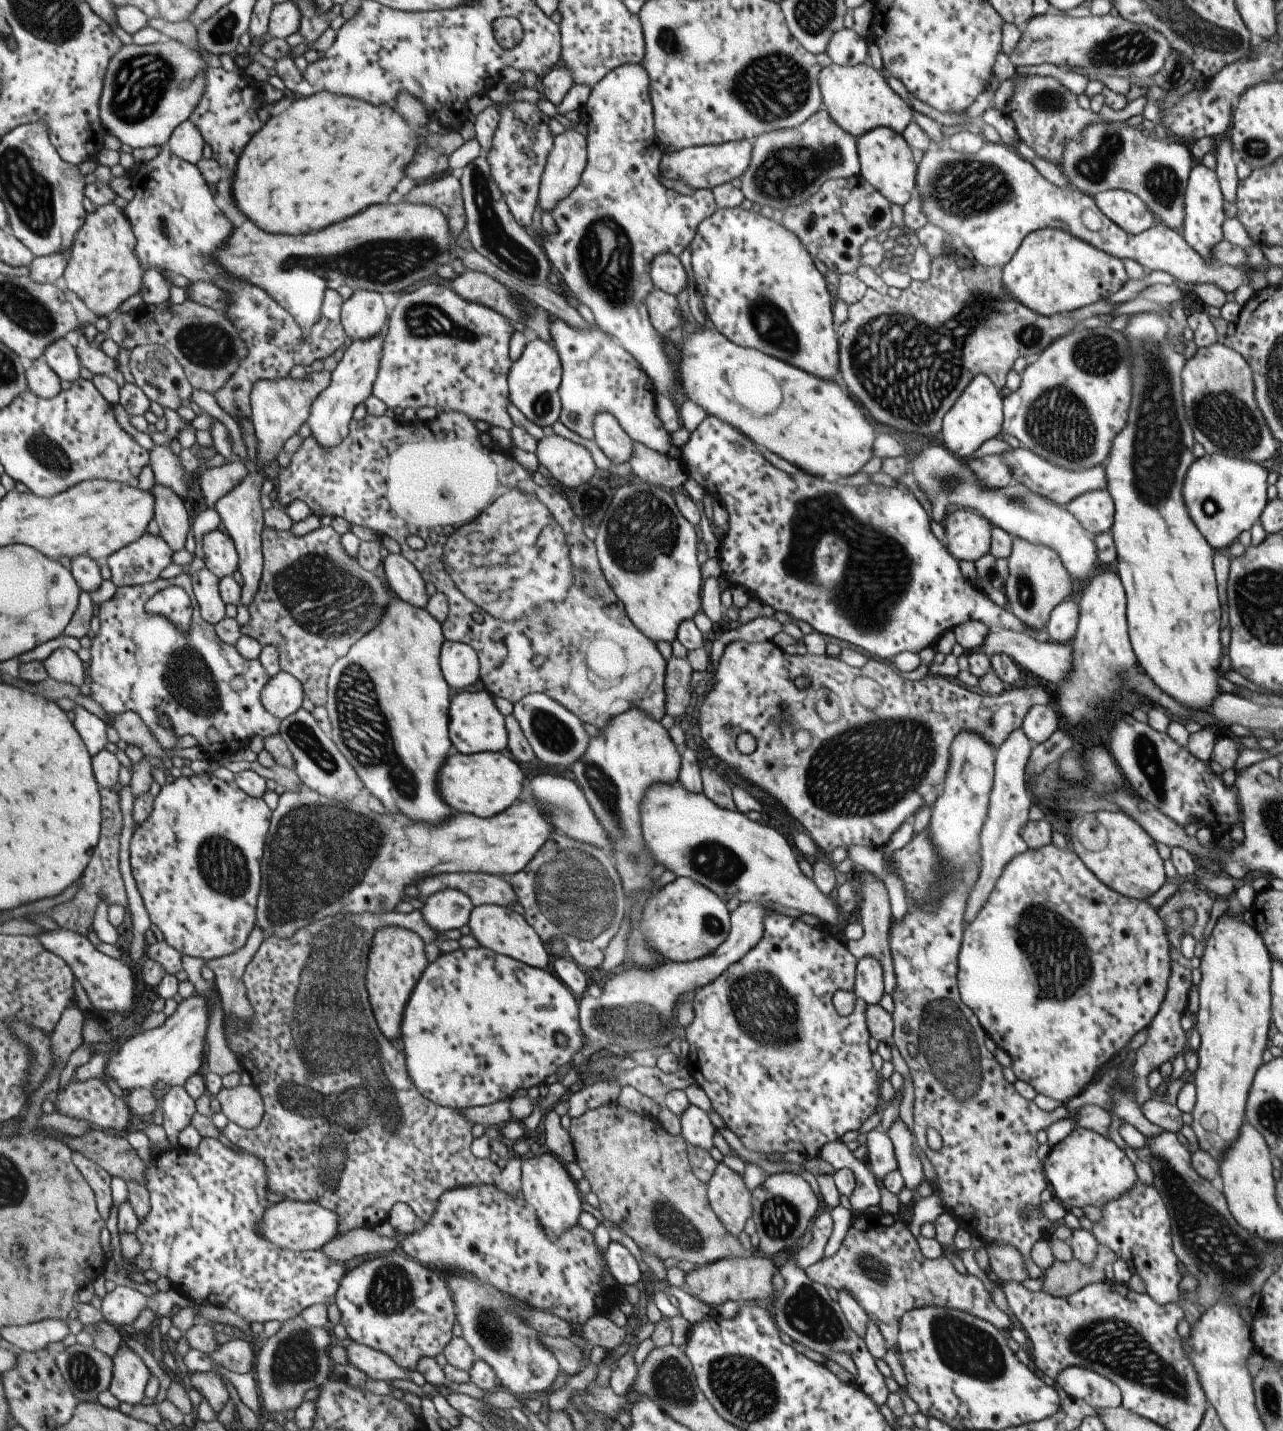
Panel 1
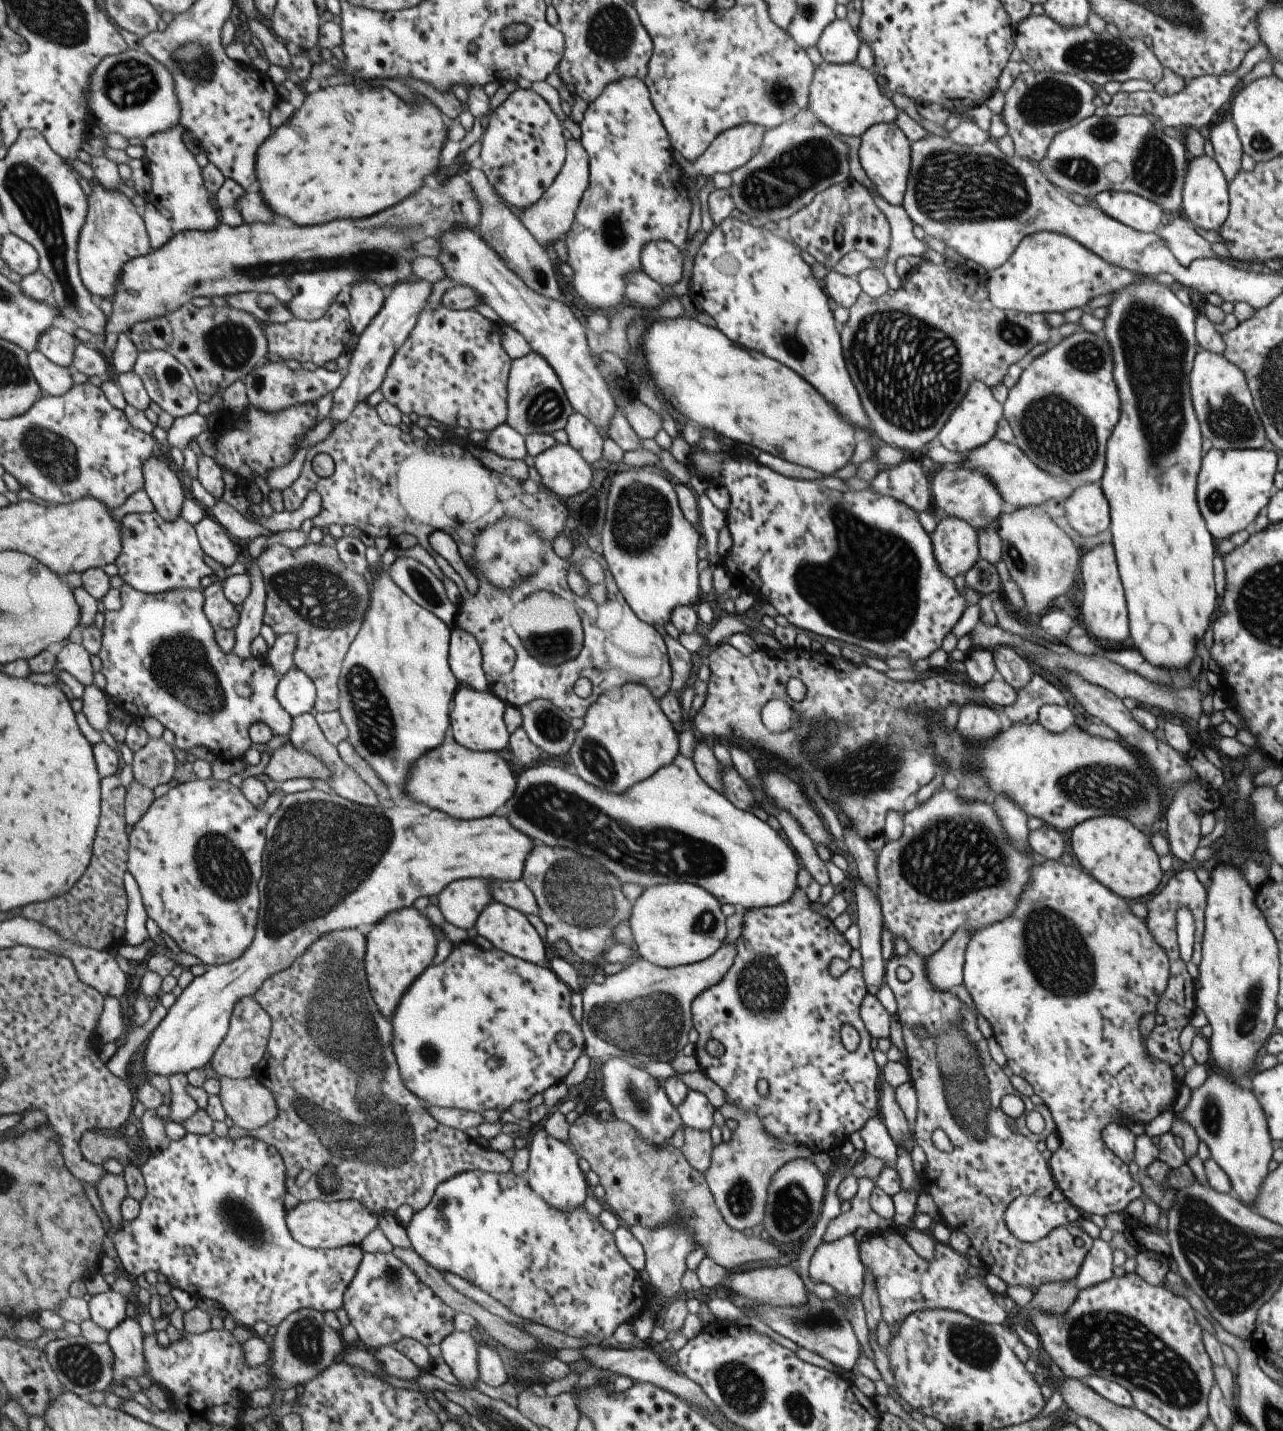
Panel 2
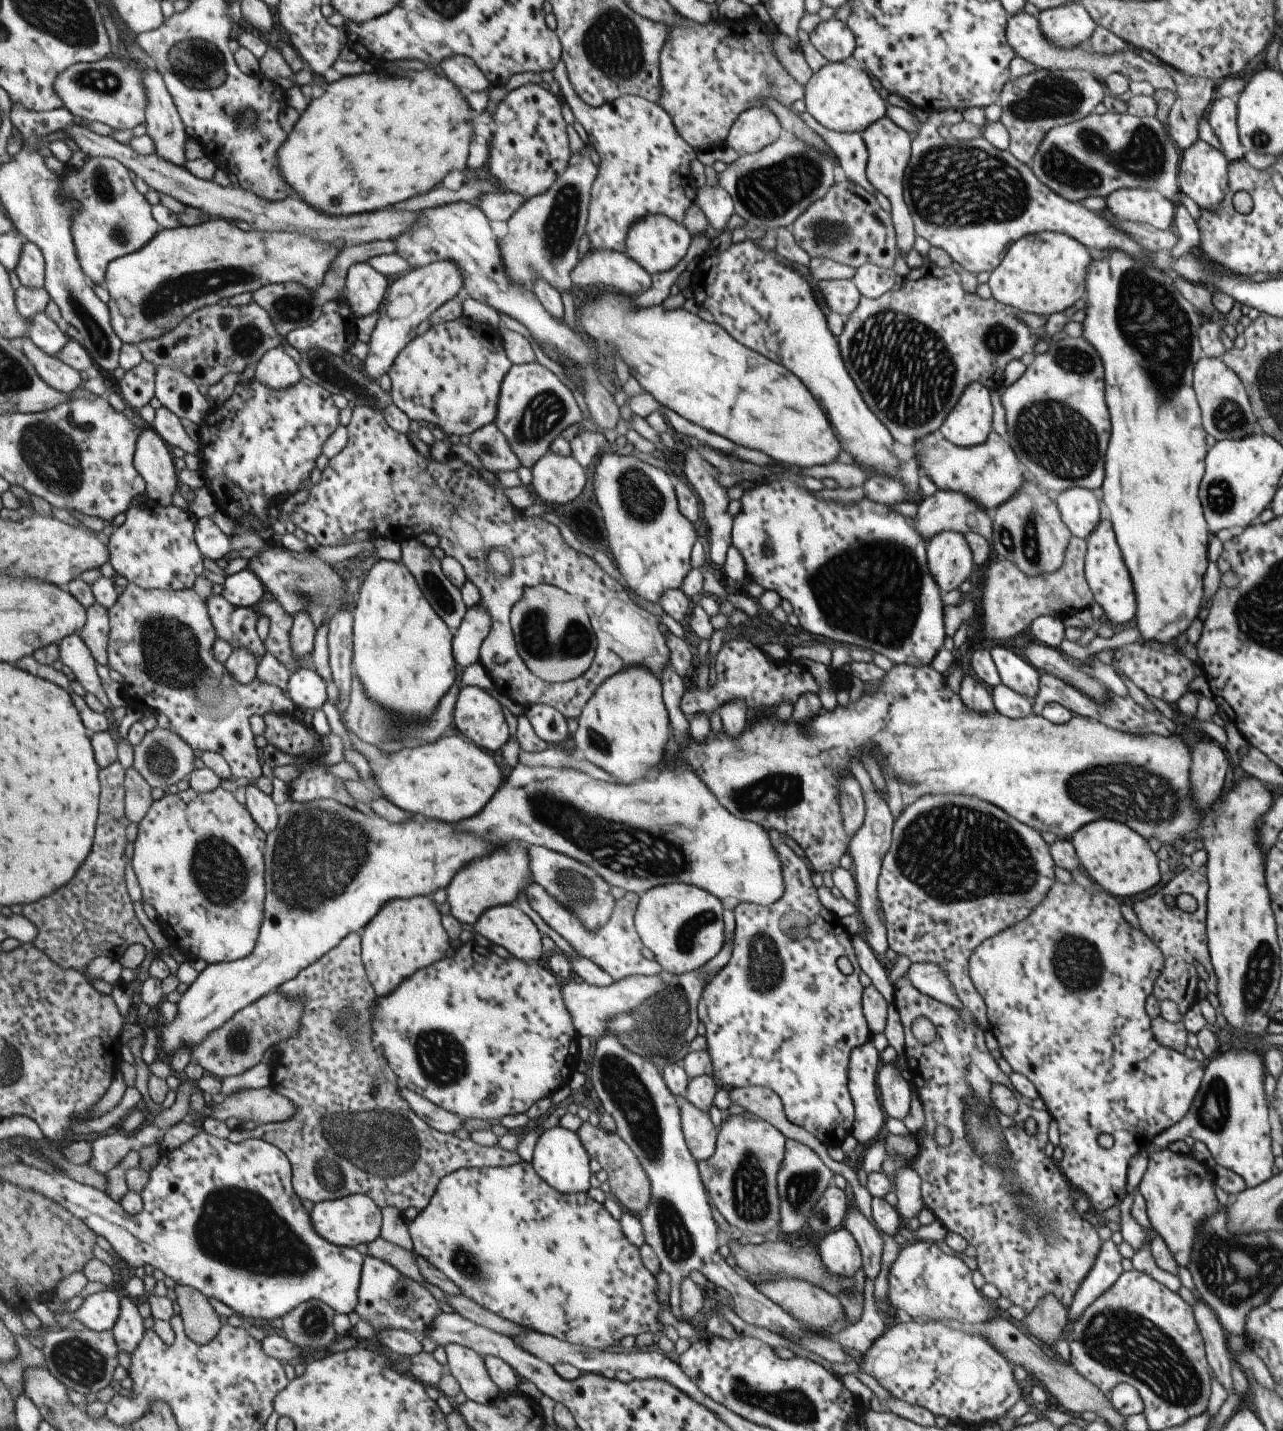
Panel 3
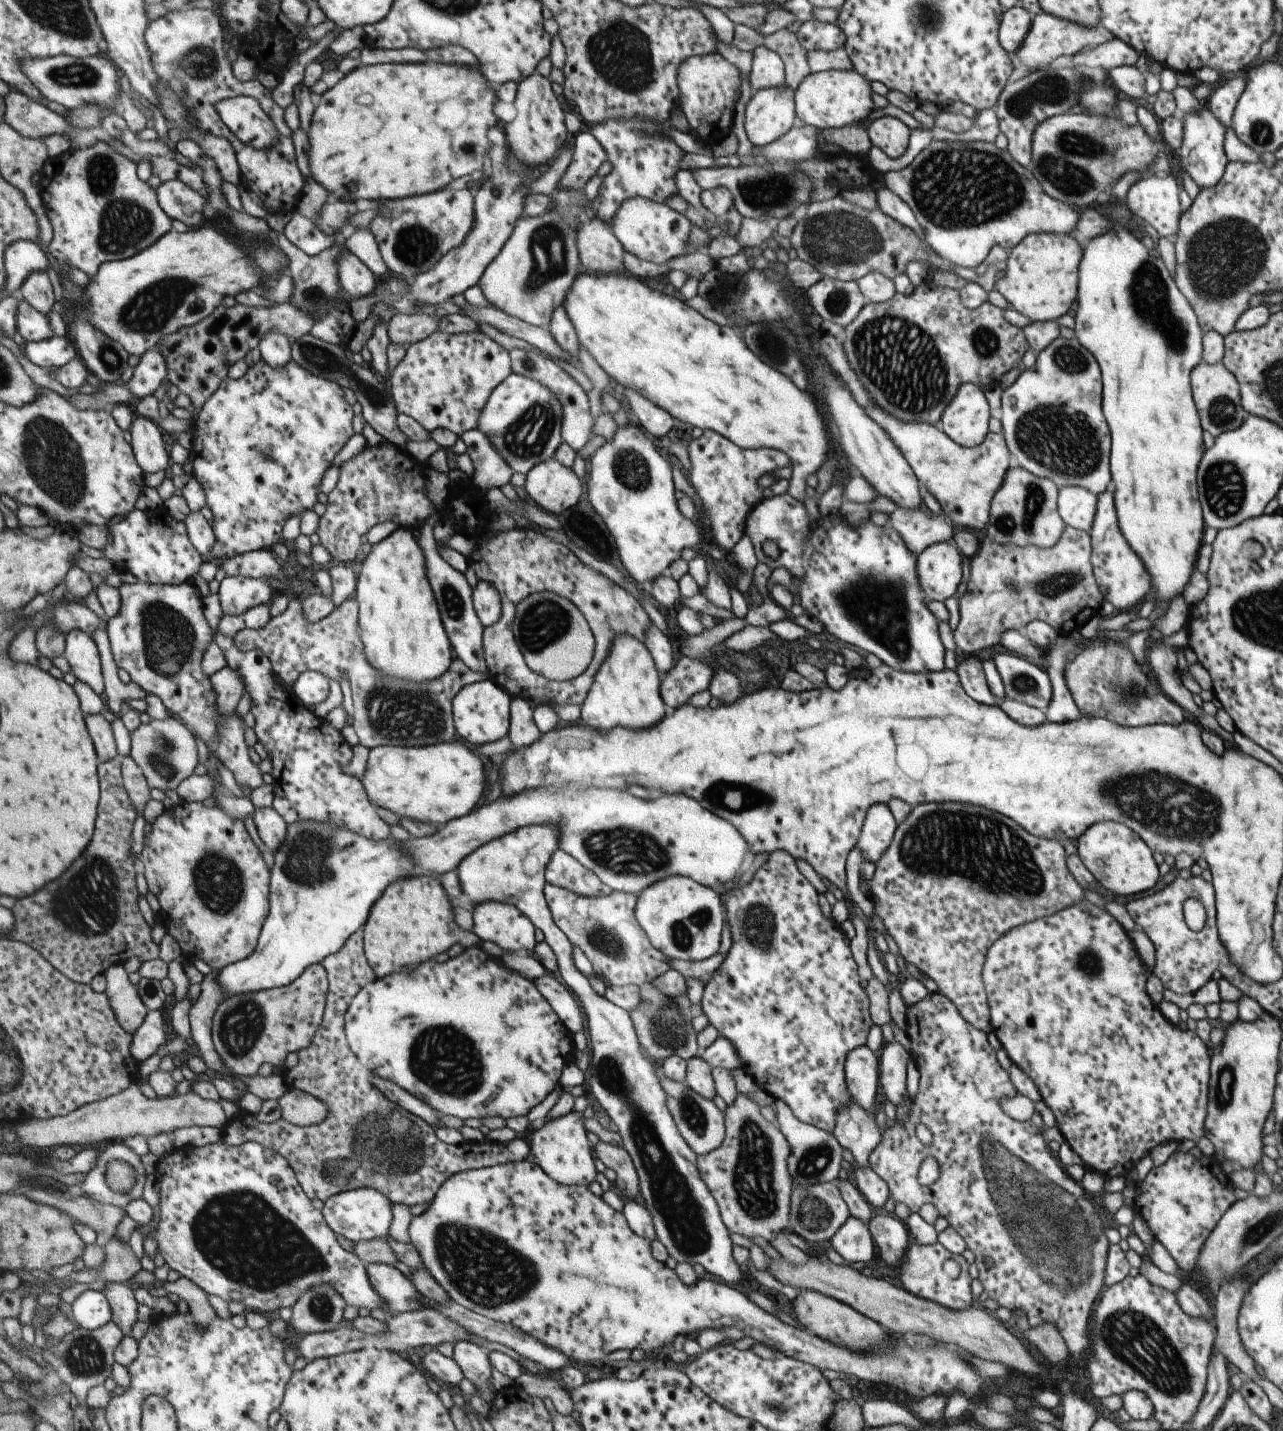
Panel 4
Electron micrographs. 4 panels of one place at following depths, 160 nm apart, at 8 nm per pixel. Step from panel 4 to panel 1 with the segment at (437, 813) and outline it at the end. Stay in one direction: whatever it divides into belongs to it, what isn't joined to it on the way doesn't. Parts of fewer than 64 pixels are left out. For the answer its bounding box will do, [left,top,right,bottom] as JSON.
[438,751,525,816]

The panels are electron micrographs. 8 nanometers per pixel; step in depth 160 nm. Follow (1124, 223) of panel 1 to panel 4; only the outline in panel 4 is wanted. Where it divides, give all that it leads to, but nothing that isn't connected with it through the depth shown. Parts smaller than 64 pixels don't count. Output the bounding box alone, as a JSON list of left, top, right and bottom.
[1125,174,1180,236]

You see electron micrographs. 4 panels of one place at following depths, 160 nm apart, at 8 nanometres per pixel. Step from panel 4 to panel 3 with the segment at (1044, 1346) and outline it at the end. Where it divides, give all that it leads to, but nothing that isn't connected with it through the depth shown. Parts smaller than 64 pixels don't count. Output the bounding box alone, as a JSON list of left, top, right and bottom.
[1025,1295,1067,1346]

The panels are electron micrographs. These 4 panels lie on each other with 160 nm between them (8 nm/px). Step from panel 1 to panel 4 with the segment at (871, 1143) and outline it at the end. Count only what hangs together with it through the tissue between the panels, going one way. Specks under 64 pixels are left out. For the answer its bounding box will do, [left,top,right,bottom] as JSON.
[843,1045,879,1112]

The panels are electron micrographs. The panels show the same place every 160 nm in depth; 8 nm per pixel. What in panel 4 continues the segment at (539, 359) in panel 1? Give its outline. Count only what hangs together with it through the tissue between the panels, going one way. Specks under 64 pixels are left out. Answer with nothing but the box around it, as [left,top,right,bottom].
[477,372,562,474]

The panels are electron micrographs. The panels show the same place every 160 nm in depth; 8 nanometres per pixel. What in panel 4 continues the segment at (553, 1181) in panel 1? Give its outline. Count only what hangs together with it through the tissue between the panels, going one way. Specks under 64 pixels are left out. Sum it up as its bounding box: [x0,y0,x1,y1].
[532,1111,595,1186]

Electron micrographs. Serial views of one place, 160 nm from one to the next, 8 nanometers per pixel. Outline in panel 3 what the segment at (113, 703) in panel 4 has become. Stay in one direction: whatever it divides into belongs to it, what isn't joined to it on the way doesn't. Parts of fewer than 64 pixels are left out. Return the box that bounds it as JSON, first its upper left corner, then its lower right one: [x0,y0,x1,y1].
[80,601,110,668]

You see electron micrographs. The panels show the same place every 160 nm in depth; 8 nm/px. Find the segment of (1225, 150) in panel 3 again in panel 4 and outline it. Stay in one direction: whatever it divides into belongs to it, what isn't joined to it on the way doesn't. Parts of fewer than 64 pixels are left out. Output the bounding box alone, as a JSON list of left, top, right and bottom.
[1207,76,1244,129]

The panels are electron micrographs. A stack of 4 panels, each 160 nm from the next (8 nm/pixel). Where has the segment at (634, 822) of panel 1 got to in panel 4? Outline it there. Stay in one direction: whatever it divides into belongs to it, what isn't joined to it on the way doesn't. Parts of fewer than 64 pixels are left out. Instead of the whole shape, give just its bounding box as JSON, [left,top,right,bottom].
[578,633,664,731]

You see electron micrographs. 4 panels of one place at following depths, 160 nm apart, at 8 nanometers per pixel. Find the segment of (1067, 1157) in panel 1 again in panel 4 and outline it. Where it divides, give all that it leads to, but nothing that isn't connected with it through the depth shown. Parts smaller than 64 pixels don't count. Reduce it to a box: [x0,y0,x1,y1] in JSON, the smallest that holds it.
[980,899,1210,1180]

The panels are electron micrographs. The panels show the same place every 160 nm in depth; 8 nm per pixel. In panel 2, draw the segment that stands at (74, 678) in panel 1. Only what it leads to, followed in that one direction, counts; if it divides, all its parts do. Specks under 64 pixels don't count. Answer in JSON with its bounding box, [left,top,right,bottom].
[56,642,95,687]

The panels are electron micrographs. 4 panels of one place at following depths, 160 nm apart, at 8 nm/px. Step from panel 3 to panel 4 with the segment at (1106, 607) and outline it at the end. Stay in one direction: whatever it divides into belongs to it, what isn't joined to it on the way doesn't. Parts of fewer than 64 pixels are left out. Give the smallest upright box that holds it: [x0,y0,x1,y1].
[1088,491,1152,612]

